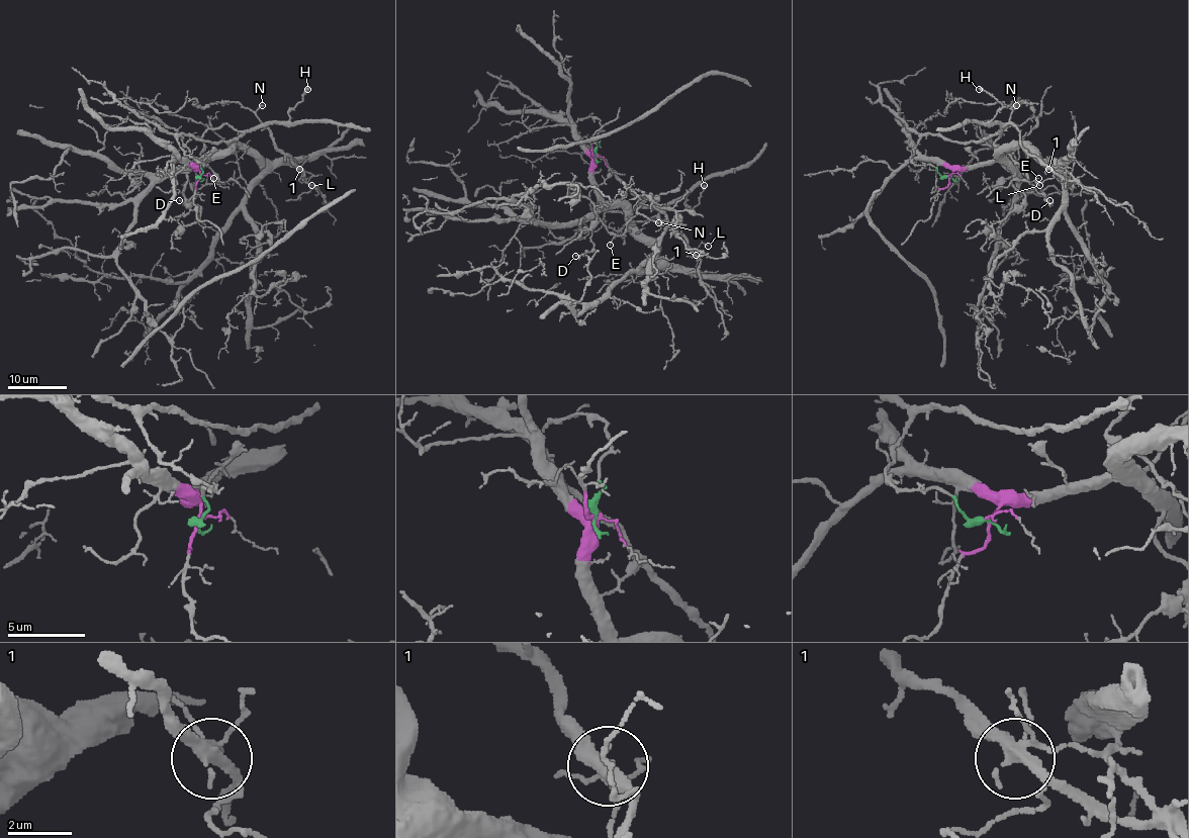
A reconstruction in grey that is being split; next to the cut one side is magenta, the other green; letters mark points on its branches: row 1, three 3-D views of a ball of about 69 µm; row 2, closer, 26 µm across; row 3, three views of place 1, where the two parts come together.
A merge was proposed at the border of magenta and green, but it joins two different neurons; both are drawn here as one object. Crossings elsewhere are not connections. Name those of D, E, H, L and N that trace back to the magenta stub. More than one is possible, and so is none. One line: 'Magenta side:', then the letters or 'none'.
Magenta side: none

